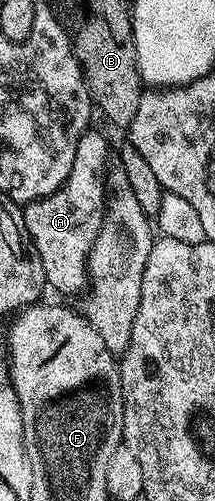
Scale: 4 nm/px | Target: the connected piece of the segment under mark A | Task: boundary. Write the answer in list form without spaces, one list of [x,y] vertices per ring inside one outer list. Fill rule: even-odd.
[[[87,129],[76,145],[76,161],[72,161],[72,169],[64,181],[64,185],[56,193],[38,199],[34,203],[27,203],[24,207],[26,216],[26,231],[34,242],[36,253],[44,265],[46,282],[51,288],[63,291],[66,295],[74,295],[77,291],[85,292],[88,287],[86,262],[90,256],[92,245],[100,233],[102,223],[106,220],[106,204],[108,202],[108,166],[106,158],[110,149],[106,139],[95,129]]]

